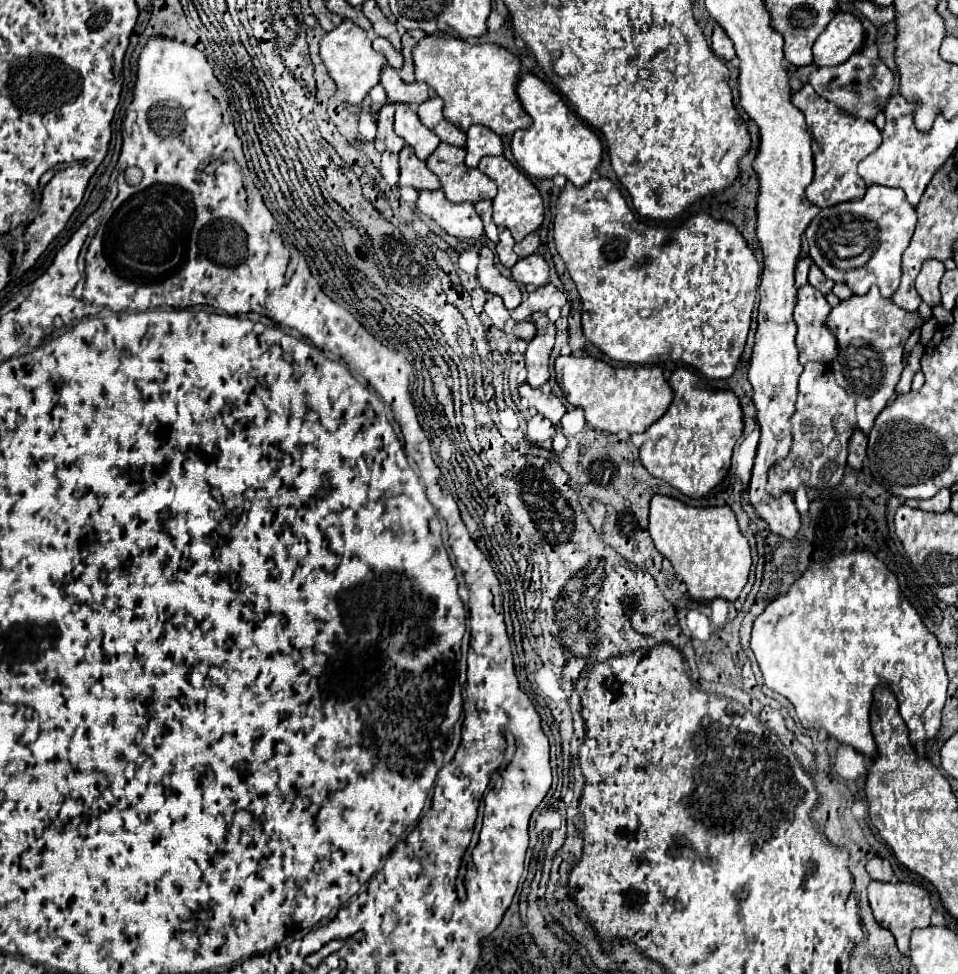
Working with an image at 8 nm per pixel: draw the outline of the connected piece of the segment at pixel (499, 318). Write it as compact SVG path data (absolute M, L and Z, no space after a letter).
M491 296L485 304L485 314L491 318L491 322L497 326L497 328L503 328L505 320L509 318L509 310L503 306L503 300L499 296Z

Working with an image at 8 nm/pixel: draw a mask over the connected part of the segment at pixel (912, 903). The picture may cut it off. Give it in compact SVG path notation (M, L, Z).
M871 882L869 888L869 904L871 904L871 910L873 910L873 916L875 920L891 930L891 934L895 936L897 940L897 948L901 954L905 954L909 950L909 938L911 938L911 932L915 928L927 928L929 926L929 918L933 914L933 906L931 906L931 898L929 898L929 892L921 886L915 886L915 884L907 884L907 882L899 882L899 884L887 884L887 882Z

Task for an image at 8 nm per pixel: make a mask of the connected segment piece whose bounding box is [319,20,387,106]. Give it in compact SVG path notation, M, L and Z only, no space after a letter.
M343 20L335 30L327 32L321 40L321 60L329 70L329 76L335 80L337 90L345 96L347 104L361 104L369 90L379 84L381 68L387 64L385 56L371 48L371 38L363 28L359 28L353 20Z

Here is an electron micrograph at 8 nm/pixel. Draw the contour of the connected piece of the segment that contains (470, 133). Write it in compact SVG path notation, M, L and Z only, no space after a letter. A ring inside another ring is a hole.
M473 124L467 130L467 148L465 150L467 150L465 164L469 168L477 168L477 164L483 156L503 154L503 142L495 132L491 132L491 128L487 128L483 124Z

